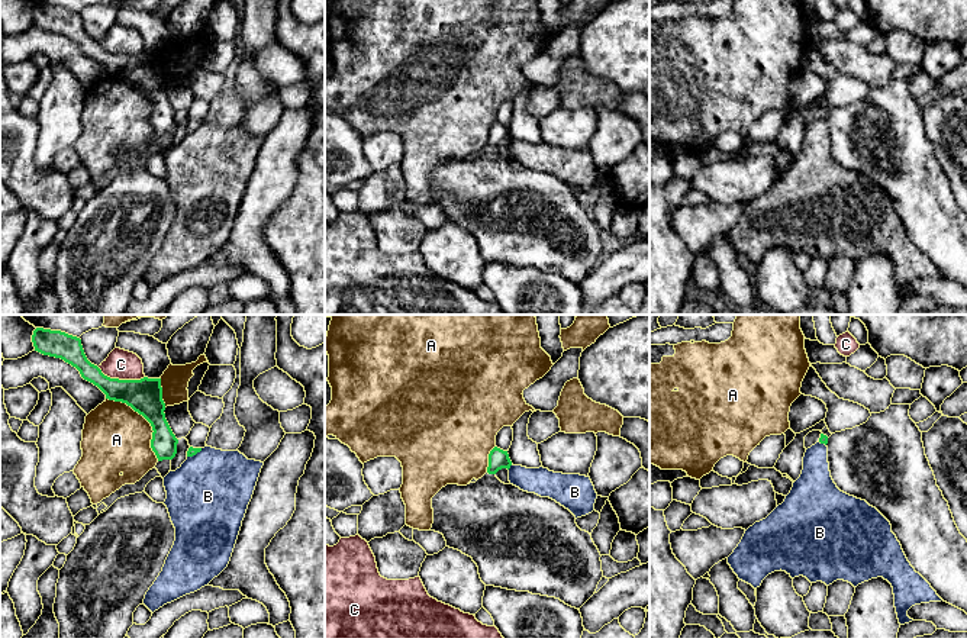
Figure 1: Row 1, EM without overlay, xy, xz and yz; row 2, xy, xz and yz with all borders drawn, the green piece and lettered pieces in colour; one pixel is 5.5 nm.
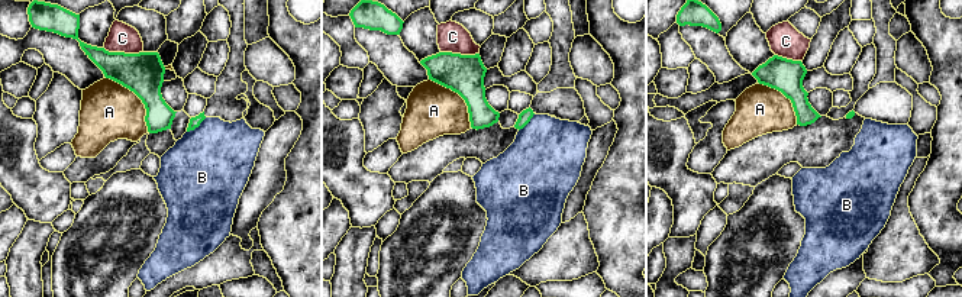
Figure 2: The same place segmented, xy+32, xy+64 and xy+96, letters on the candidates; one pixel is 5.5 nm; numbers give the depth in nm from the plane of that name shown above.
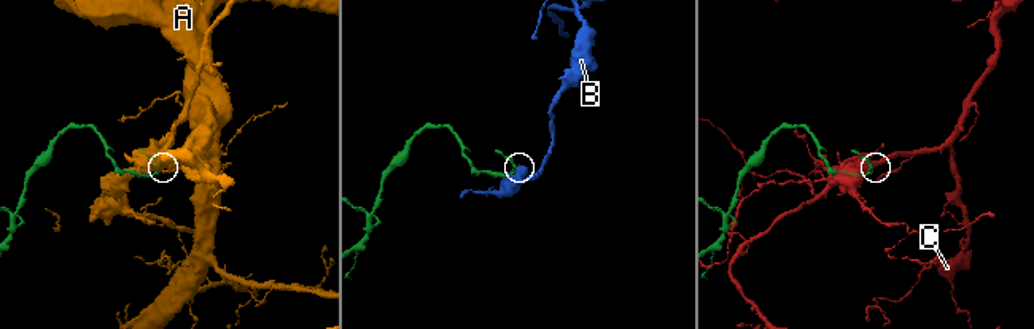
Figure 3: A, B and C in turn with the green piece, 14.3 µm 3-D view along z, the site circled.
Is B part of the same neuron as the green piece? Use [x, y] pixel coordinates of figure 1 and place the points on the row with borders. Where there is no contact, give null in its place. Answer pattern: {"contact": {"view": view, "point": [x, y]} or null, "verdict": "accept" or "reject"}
{"contact": {"view": "xz", "point": [509, 467]}, "verdict": "reject"}

